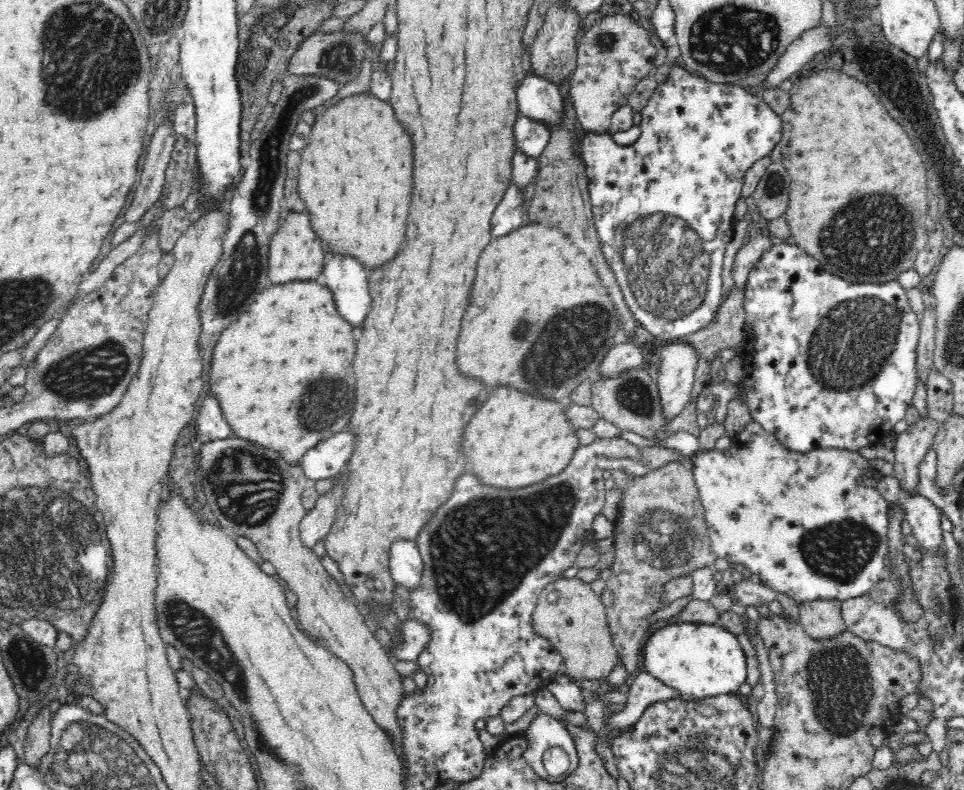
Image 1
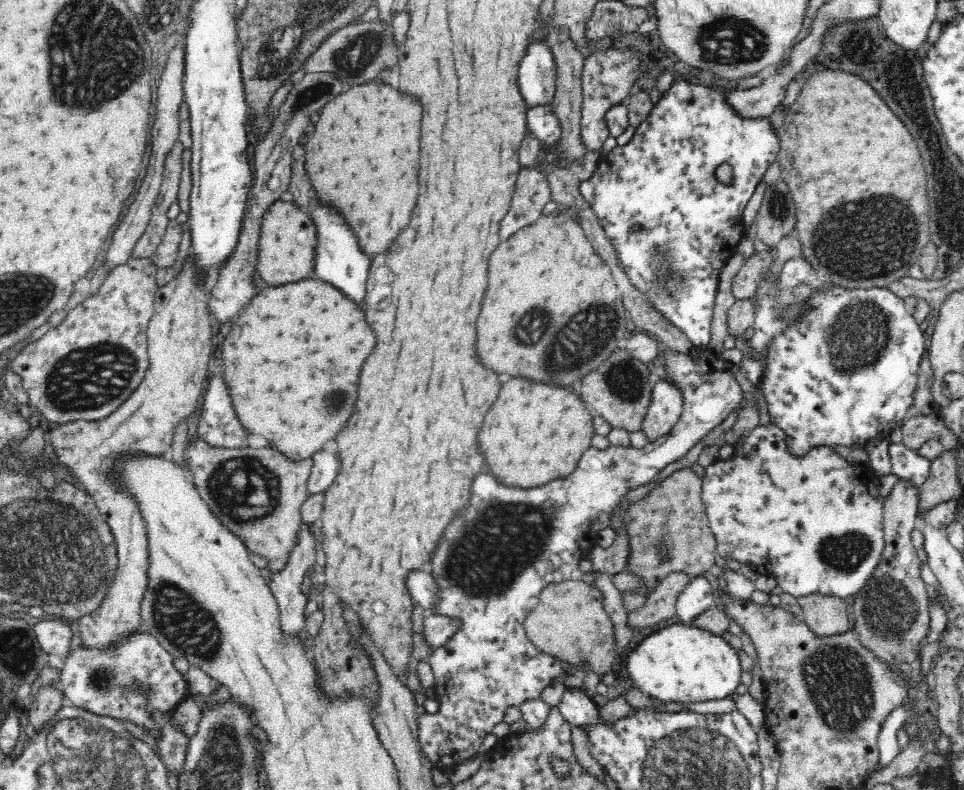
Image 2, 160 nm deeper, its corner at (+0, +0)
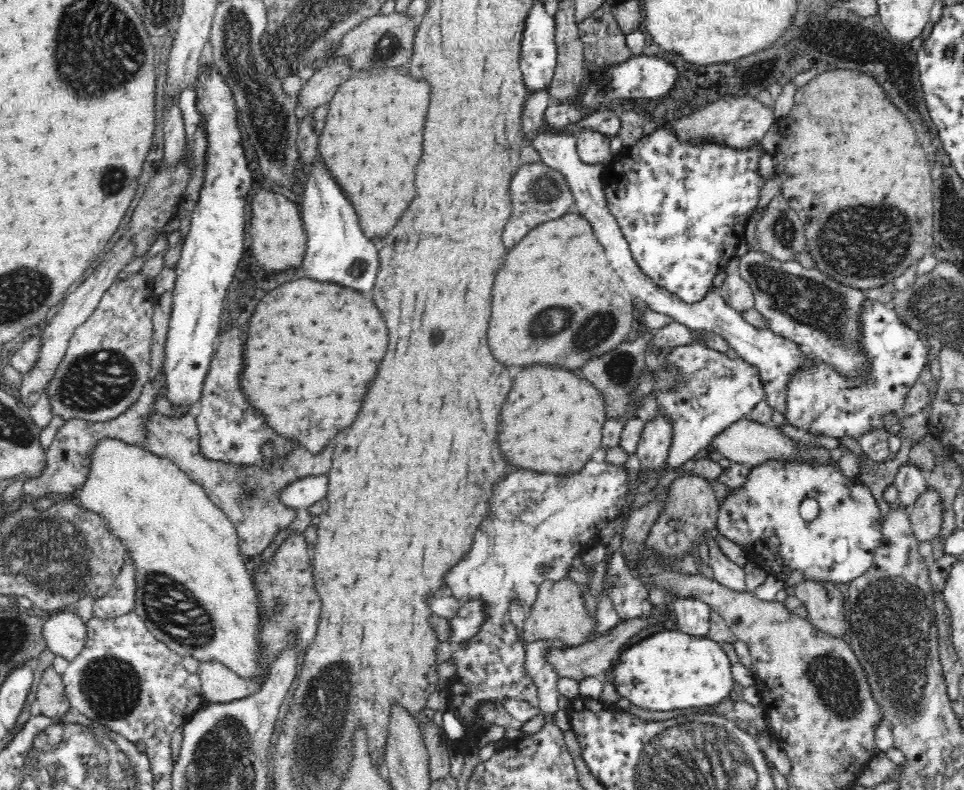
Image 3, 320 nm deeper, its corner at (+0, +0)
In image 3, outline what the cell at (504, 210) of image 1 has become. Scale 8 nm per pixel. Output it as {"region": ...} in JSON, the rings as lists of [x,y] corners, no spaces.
{"region":[[[544,162],[538,164],[524,164],[516,170],[510,184],[512,197],[512,214],[504,228],[504,246],[514,246],[524,238],[528,230],[537,227],[540,223],[552,220],[570,212],[570,206],[574,204],[573,196],[567,180],[553,168]]]}

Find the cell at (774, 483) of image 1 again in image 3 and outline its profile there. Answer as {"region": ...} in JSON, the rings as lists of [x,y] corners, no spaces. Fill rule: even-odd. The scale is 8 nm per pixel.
{"region":[[[790,456],[788,459],[782,457],[766,457],[763,461],[760,461],[757,465],[753,465],[749,469],[748,474],[745,476],[745,481],[736,488],[732,488],[729,491],[728,496],[720,502],[718,505],[718,512],[716,517],[716,528],[718,529],[718,534],[724,536],[726,540],[734,542],[736,546],[740,546],[748,560],[754,562],[756,566],[762,567],[763,560],[768,556],[769,560],[773,561],[779,560],[782,563],[782,572],[784,574],[792,574],[792,572],[800,572],[802,574],[803,580],[811,580],[817,583],[832,583],[832,584],[848,584],[854,579],[858,579],[860,575],[866,573],[869,568],[874,564],[876,549],[880,546],[882,540],[882,512],[878,507],[878,502],[876,498],[870,492],[870,488],[864,485],[860,480],[854,478],[852,480],[846,479],[846,474],[842,472],[842,468],[838,465],[838,462],[828,460],[824,463],[823,460],[816,459],[816,456],[808,456],[808,459],[804,459],[803,456]],[[806,498],[812,498],[818,502],[819,511],[818,515],[814,520],[804,520],[802,516],[798,513],[799,505],[806,500]]]}

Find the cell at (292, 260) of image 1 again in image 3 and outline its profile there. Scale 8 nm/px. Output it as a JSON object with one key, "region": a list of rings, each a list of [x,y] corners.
{"region":[[[258,189],[252,198],[250,236],[254,258],[267,275],[286,274],[285,268],[298,270],[302,266],[307,248],[300,210],[292,200],[272,190]]]}

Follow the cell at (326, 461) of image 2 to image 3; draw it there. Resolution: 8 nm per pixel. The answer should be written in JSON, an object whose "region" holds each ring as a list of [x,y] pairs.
{"region":[[[329,473],[318,476],[307,476],[306,478],[290,483],[283,492],[282,501],[288,507],[308,508],[317,500],[327,495],[329,484]]]}

